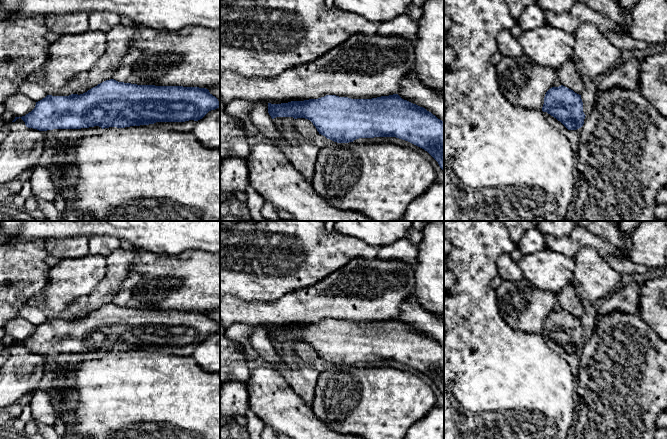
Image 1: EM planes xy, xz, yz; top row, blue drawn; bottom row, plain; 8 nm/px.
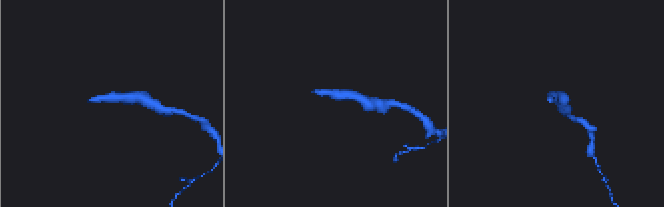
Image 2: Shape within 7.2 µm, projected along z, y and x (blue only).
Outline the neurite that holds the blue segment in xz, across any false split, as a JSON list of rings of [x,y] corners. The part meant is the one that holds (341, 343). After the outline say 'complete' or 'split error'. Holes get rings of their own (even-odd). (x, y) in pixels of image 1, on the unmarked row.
[[[398,318],[372,323],[351,323],[336,319],[326,319],[318,323],[291,325],[288,327],[268,327],[268,337],[276,341],[305,342],[310,344],[319,358],[337,367],[349,367],[359,362],[396,361],[408,365],[427,375],[444,395],[444,346],[425,332],[402,323]]]; complete

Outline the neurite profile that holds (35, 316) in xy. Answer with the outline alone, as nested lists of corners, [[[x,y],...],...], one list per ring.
[[[24,303],[19,309],[19,317],[26,319],[35,326],[47,320],[46,315],[41,310],[29,306],[27,303]]]

